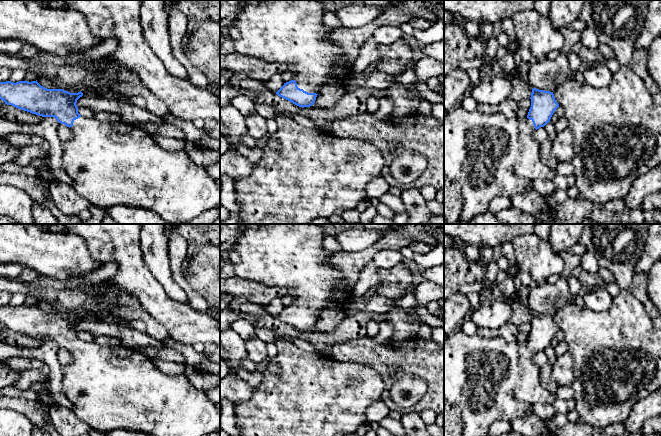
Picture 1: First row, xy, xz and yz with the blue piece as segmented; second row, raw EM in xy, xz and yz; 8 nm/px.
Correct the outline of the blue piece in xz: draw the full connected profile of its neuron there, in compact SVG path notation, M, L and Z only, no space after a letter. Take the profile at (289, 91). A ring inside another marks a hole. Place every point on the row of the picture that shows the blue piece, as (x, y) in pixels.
M243 0L240 12L234 21L234 26L240 32L240 38L233 41L235 52L263 59L269 63L281 63L290 67L289 71L294 79L284 83L276 94L299 107L310 107L315 103L316 97L323 92L326 83L339 83L345 87L345 80L353 73L351 68L347 73L337 70L343 63L343 50L333 43L328 35L333 29L323 24L323 15L326 12L325 0Z

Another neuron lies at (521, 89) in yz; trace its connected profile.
M518 76L511 77L512 90L510 94L510 99L519 103L523 99L527 99L531 97L532 87L528 83L528 81L523 81Z

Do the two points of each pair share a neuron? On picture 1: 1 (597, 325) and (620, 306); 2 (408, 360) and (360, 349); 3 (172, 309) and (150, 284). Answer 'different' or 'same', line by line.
1: same
2: same
3: same

